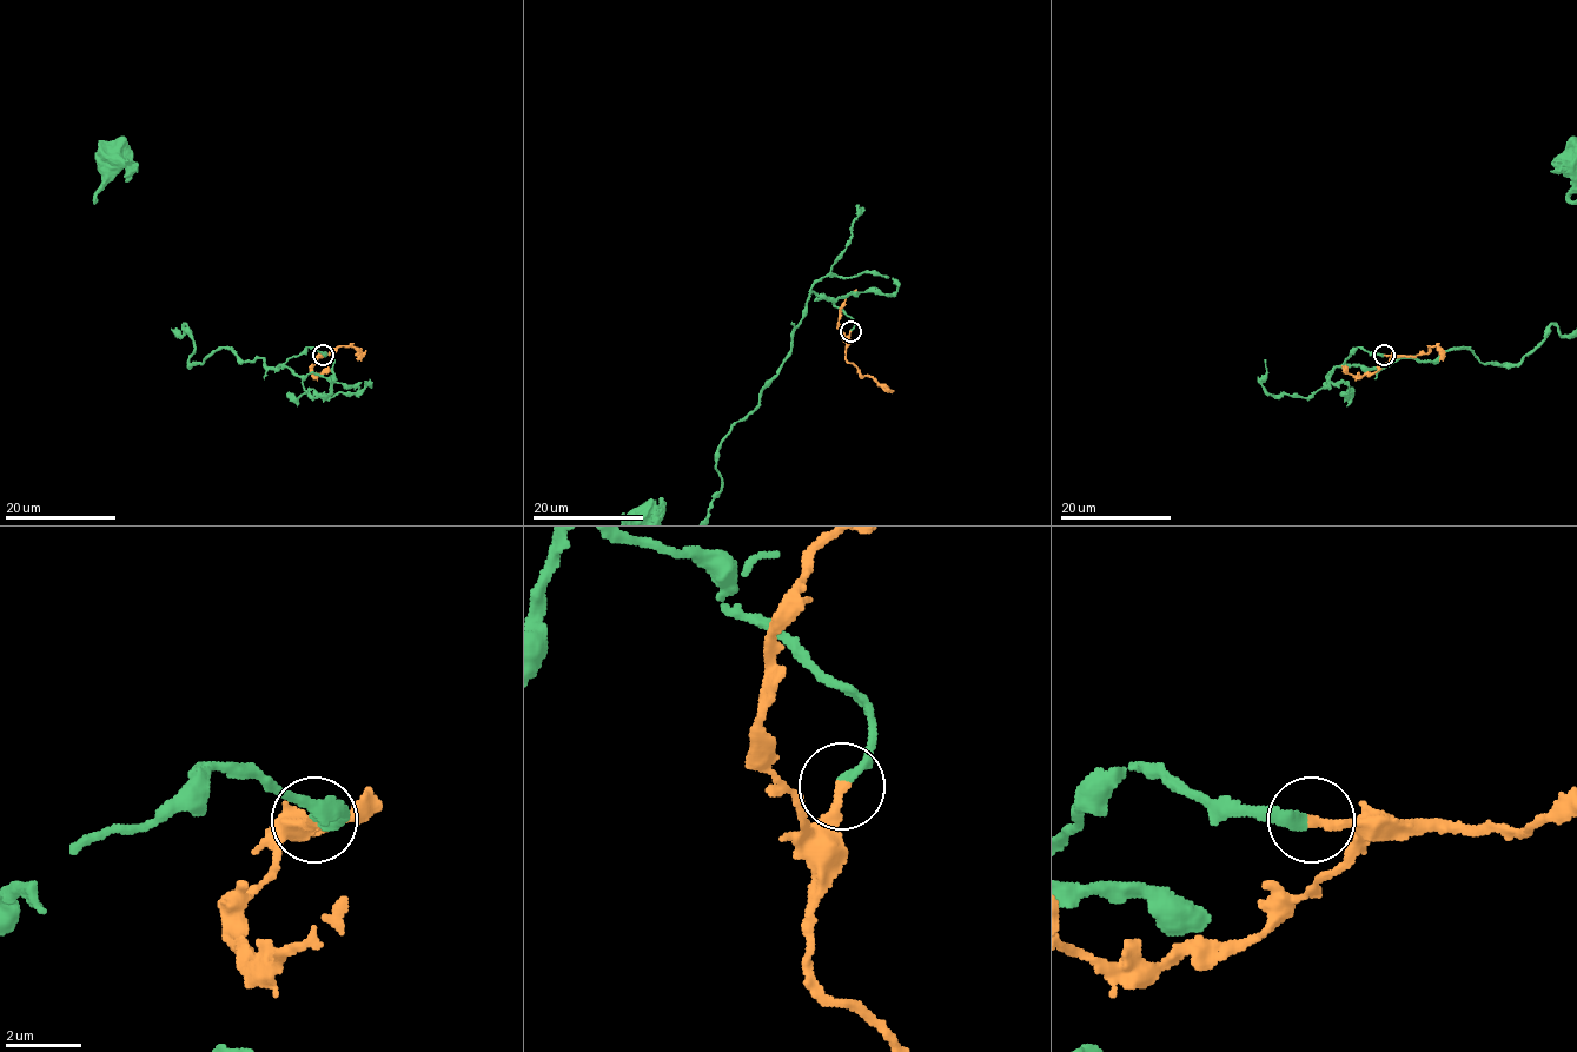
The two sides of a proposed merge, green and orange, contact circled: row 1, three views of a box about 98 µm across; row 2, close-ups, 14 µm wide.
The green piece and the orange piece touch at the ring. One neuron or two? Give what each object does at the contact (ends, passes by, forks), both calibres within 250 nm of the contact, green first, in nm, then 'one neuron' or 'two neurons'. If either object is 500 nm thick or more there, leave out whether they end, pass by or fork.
green ends | orange ends | 240/240 nm | one neuron

